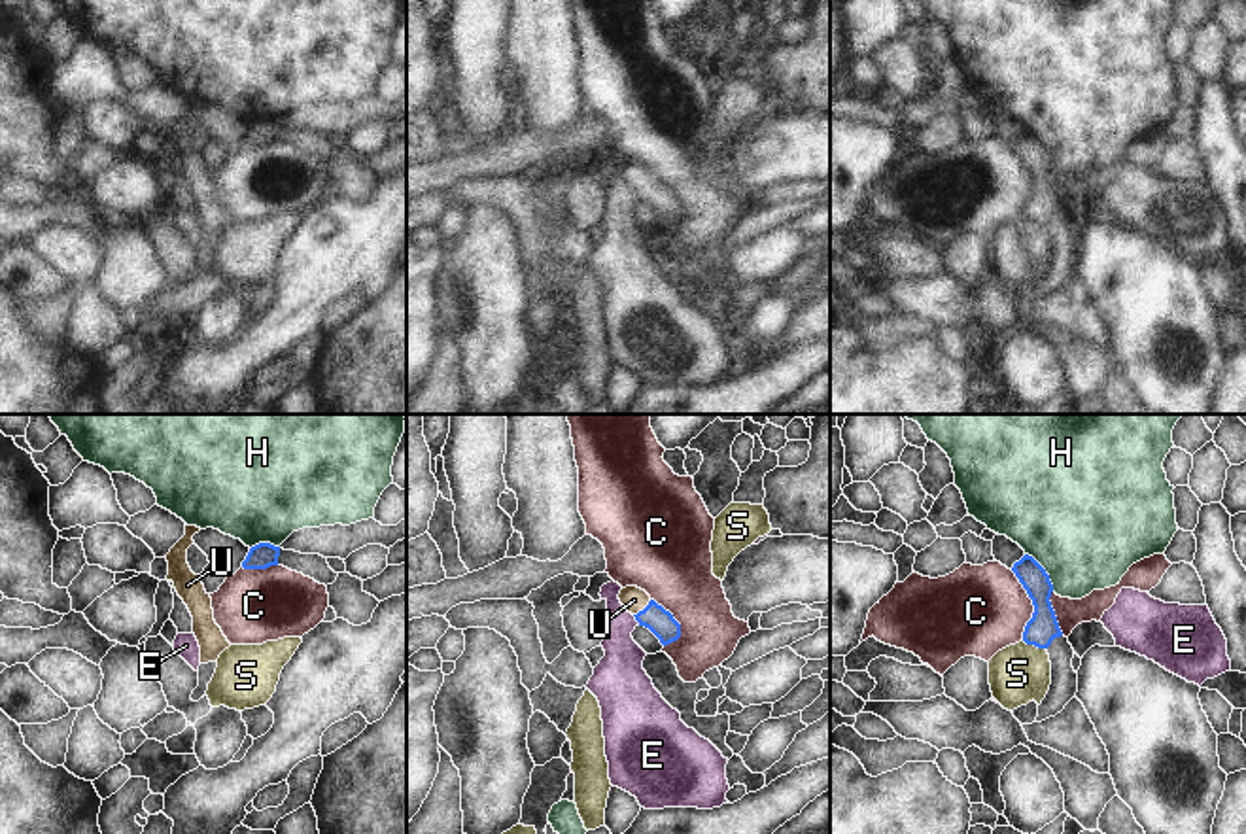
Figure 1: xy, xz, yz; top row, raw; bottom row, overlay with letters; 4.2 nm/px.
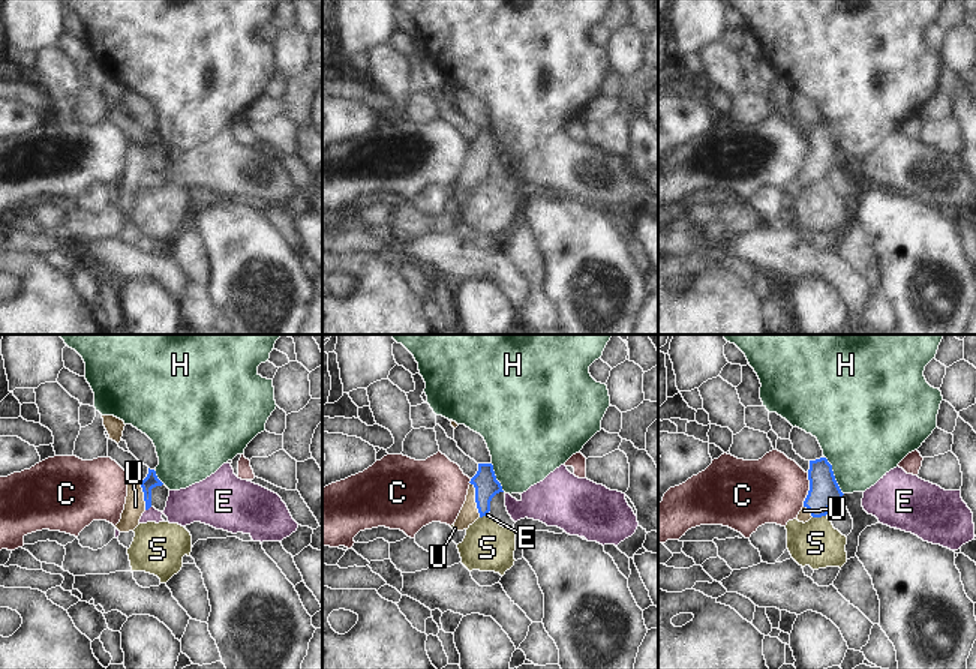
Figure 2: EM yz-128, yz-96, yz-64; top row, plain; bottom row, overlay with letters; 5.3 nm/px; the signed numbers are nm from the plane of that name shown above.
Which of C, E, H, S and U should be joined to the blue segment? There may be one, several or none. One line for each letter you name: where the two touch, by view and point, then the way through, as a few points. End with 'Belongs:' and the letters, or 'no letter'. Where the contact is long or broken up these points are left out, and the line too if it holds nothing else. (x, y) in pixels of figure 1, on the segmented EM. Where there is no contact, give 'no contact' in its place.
U: contact xz (643, 609); way xz (655, 617), (643, 609), (634, 600)
Belongs: U

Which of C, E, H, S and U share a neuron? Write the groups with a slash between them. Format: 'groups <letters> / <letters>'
groups C / E / H / S / U

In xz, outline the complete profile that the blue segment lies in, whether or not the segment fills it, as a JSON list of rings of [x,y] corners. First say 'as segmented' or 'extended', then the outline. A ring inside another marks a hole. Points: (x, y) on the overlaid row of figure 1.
extended; [[[626,586],[620,590],[618,599],[624,609],[635,617],[639,626],[649,628],[664,647],[681,637],[681,624],[645,590],[637,586]]]

